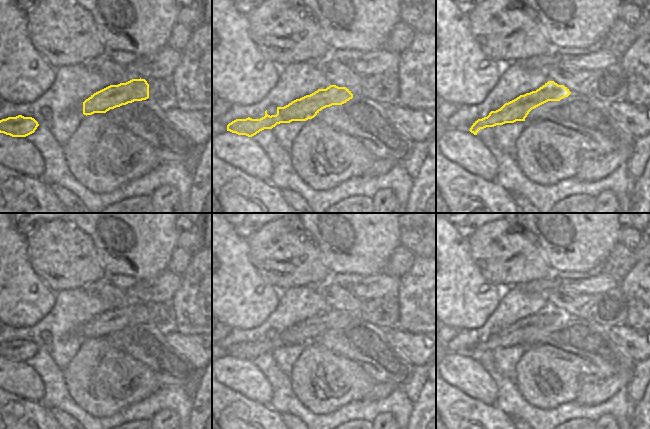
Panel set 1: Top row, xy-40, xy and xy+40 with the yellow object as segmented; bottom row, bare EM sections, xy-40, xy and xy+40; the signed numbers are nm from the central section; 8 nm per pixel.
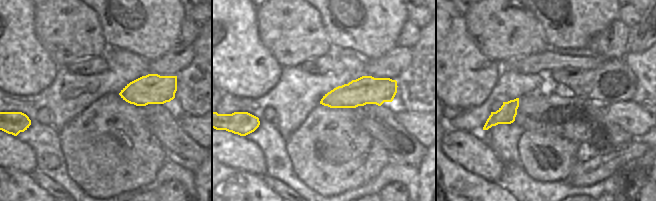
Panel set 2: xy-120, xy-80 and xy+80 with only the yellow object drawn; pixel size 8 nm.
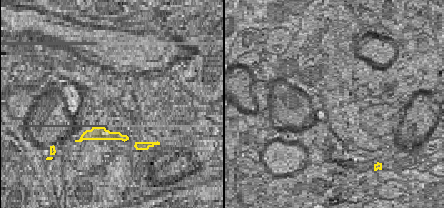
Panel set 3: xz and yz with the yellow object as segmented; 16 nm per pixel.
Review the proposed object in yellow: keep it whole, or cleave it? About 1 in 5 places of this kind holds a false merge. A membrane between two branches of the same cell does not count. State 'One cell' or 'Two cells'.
One cell.

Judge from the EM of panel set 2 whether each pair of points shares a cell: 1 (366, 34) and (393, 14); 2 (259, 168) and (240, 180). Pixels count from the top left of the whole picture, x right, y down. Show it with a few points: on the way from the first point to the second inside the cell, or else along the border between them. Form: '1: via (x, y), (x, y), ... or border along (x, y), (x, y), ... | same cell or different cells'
1: via (373, 27), (386, 14) | same cell
2: border along (229, 167), (237, 167), (262, 176) | different cells

